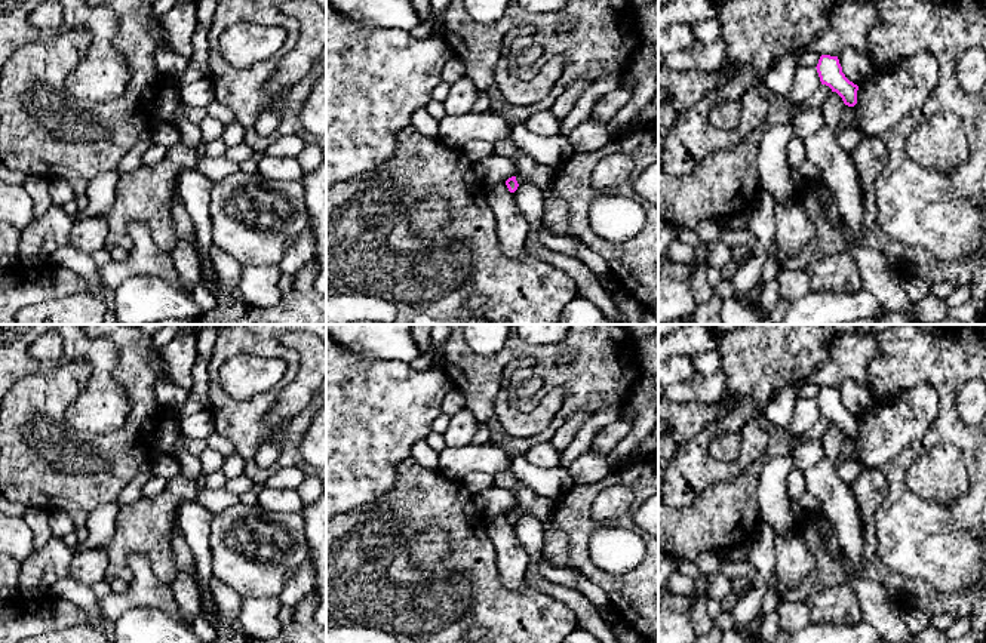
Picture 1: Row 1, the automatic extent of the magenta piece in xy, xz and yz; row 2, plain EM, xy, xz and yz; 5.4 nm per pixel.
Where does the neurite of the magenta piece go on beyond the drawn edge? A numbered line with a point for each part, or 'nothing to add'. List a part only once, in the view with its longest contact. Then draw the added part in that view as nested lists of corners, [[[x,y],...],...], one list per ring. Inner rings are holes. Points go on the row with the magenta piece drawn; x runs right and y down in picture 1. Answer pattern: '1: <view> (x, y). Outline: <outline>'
nothing to add

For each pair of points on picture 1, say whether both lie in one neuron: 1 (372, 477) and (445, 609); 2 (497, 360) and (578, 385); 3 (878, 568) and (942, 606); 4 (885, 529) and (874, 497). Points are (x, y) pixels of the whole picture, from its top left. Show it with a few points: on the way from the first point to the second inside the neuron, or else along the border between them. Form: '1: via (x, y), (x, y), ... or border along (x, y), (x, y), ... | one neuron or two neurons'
1: border along (399, 464), (396, 483), (390, 491), (352, 510) | two neurons
2: via (522, 351), (567, 353), (574, 360) | one neuron
3: via (894, 582), (925, 599) | one neuron
4: border along (885, 474), (887, 497), (875, 513), (878, 544) | two neurons

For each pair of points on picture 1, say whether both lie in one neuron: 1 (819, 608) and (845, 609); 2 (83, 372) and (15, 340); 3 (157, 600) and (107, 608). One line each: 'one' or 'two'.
1: one
2: two
3: one

